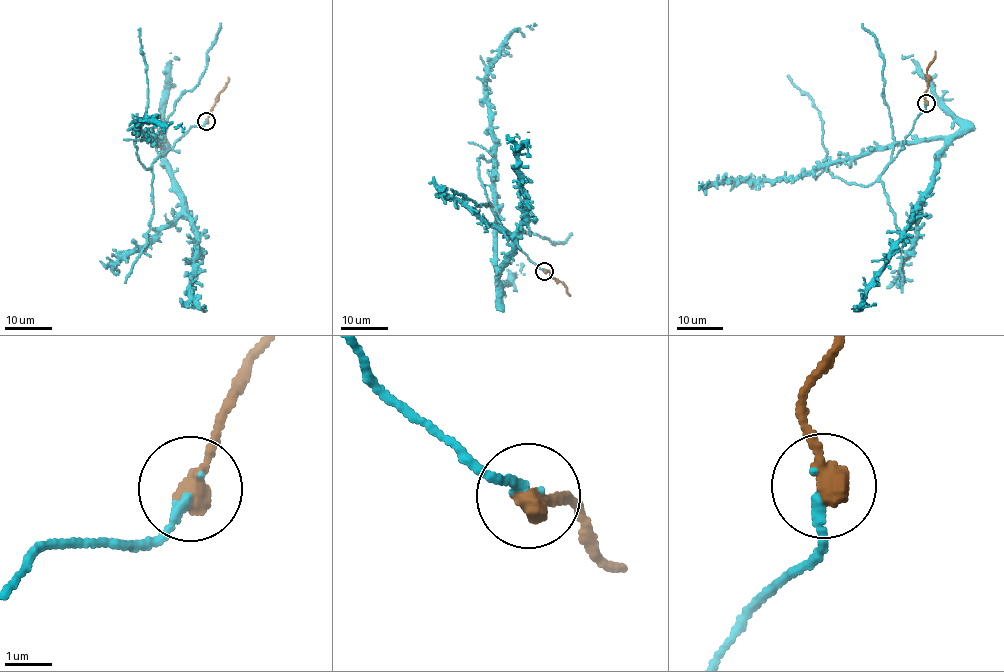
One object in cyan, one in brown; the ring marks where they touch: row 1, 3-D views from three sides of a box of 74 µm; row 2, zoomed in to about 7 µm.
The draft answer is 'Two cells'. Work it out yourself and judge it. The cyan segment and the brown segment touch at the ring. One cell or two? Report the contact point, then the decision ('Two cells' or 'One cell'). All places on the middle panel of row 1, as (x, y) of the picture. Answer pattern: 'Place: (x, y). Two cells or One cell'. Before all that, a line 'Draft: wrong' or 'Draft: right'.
Draft: wrong
Place: (544, 271). One cell

